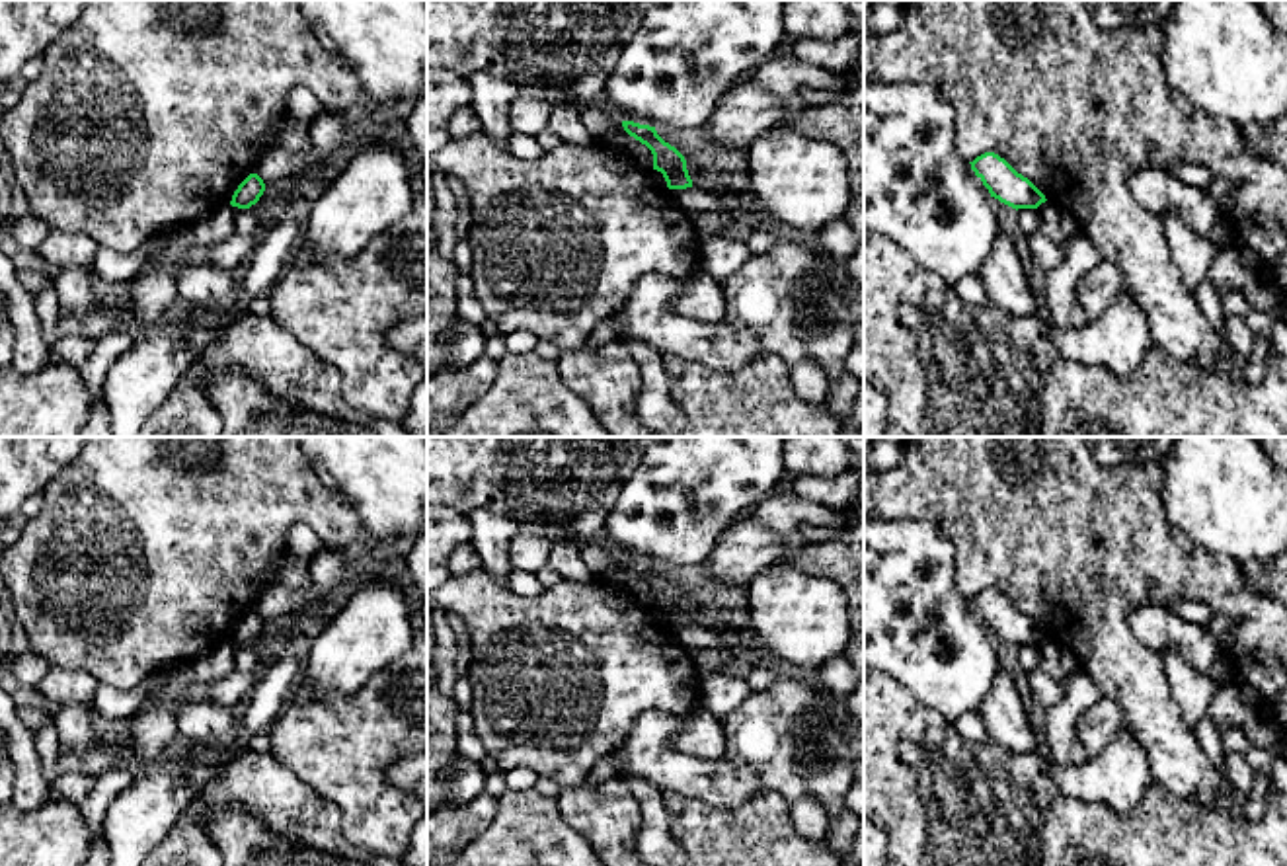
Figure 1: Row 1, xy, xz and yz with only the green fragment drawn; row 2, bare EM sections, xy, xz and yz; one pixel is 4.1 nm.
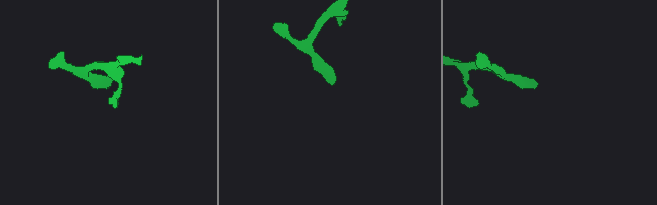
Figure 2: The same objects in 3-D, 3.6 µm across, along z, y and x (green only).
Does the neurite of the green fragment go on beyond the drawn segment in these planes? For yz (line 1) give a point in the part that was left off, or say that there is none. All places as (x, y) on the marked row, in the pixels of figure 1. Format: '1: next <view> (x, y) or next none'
1: next none

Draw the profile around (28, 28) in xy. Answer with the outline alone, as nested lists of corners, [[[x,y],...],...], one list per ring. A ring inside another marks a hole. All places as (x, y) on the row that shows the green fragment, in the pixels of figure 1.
[[[0,0],[0,80],[20,76],[25,62],[76,23],[86,0]]]

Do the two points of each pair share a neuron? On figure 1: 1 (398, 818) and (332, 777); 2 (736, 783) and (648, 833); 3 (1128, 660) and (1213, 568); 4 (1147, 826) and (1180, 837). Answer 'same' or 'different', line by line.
1: same
2: different
3: same
4: same

